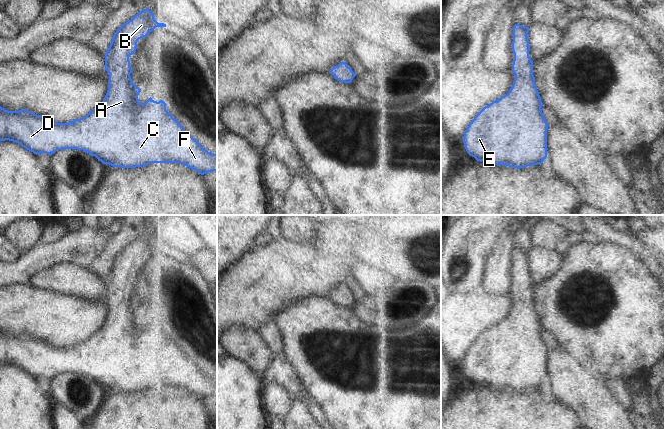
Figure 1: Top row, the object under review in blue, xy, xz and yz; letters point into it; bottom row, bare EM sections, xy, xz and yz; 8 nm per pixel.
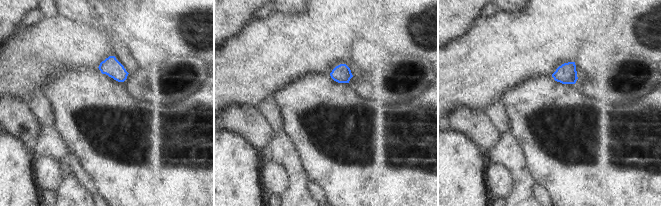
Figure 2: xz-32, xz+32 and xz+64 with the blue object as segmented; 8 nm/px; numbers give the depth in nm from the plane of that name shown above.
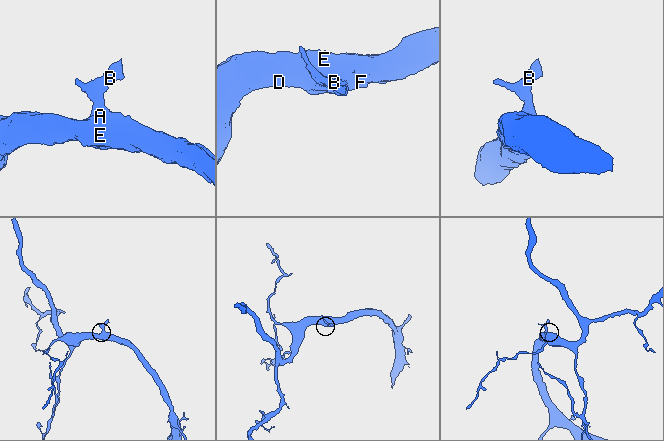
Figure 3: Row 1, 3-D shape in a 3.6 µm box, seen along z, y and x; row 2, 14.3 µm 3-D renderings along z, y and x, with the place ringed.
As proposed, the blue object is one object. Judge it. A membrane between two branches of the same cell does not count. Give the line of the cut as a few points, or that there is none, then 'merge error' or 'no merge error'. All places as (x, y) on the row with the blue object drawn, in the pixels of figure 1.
no cut; no merge error

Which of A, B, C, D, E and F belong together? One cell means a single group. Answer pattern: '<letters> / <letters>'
A B C D E F

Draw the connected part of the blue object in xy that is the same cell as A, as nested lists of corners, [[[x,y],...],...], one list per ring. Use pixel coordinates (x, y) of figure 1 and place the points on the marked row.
[[[148,8],[136,14],[131,20],[124,23],[113,35],[111,44],[105,53],[105,70],[109,73],[108,90],[102,103],[86,116],[69,123],[58,123],[27,109],[8,111],[0,107],[0,141],[13,141],[34,154],[46,153],[52,155],[57,150],[77,149],[95,156],[103,164],[113,167],[136,168],[151,163],[178,163],[185,165],[204,175],[217,171],[217,154],[204,149],[181,124],[166,110],[166,103],[162,100],[154,101],[151,97],[144,103],[138,100],[141,89],[137,87],[130,74],[129,57],[136,51],[139,39],[146,37],[156,27],[166,27],[158,23],[154,14]]]

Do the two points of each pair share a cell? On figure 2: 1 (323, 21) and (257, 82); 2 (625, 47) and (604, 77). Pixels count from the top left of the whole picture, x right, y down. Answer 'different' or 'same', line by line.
1: same
2: different

